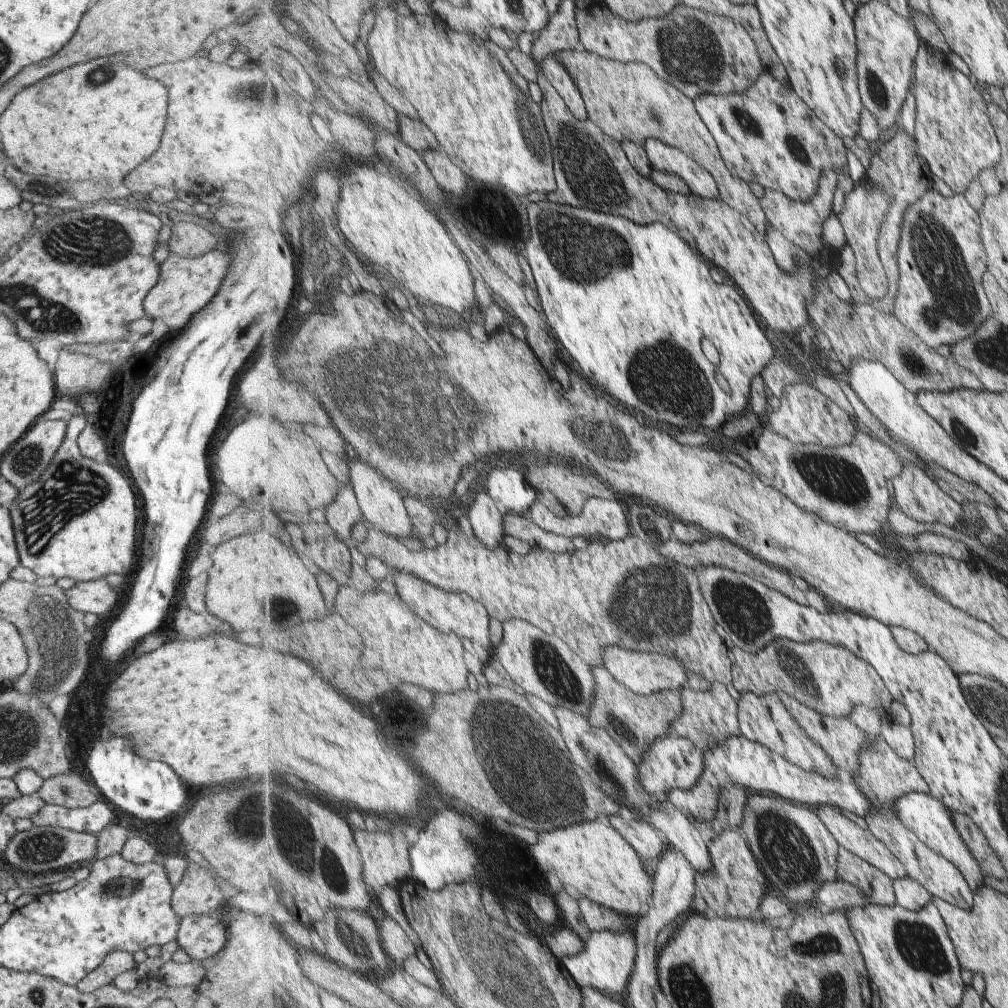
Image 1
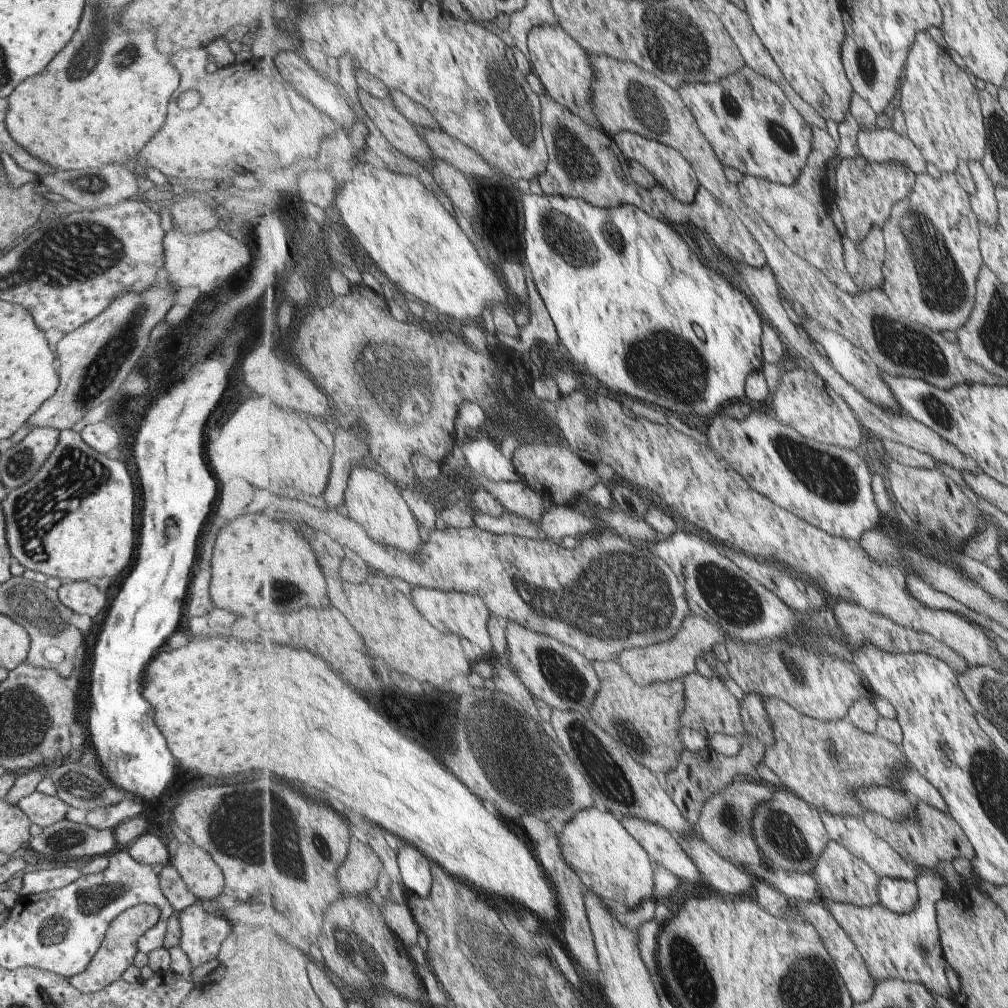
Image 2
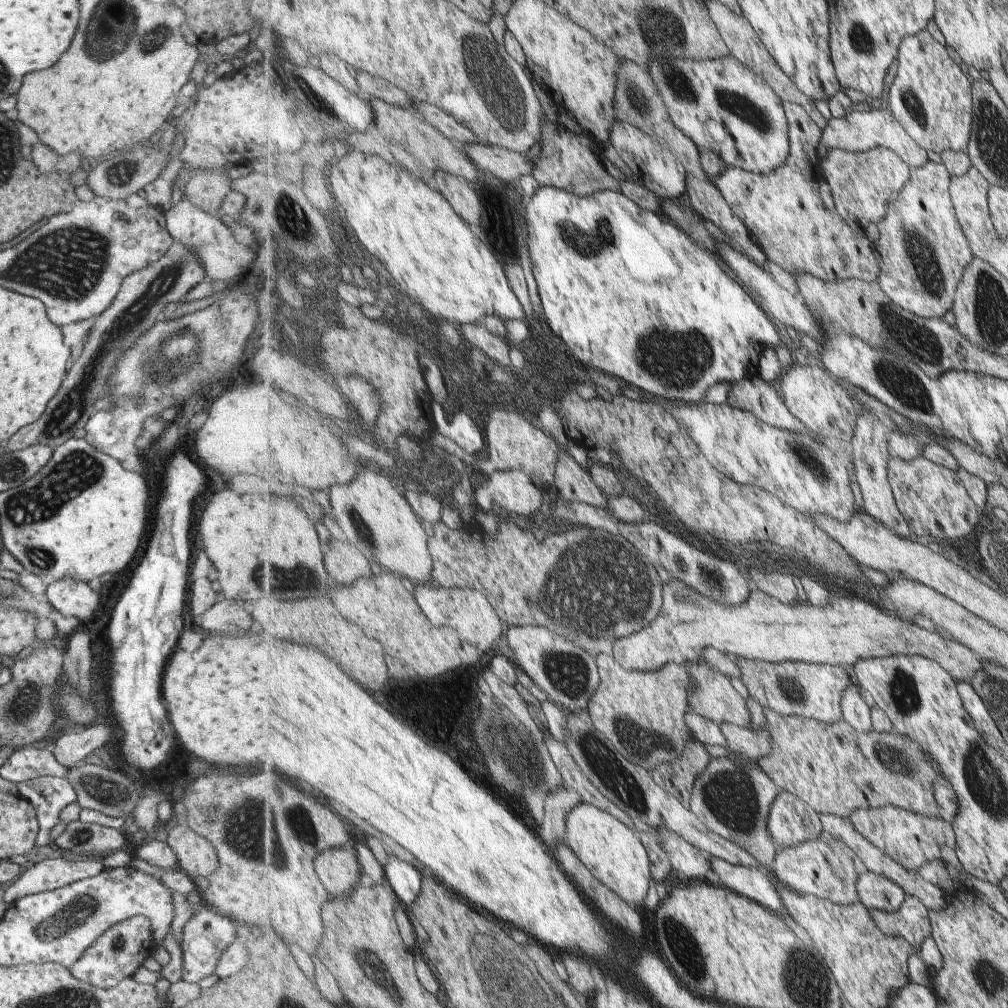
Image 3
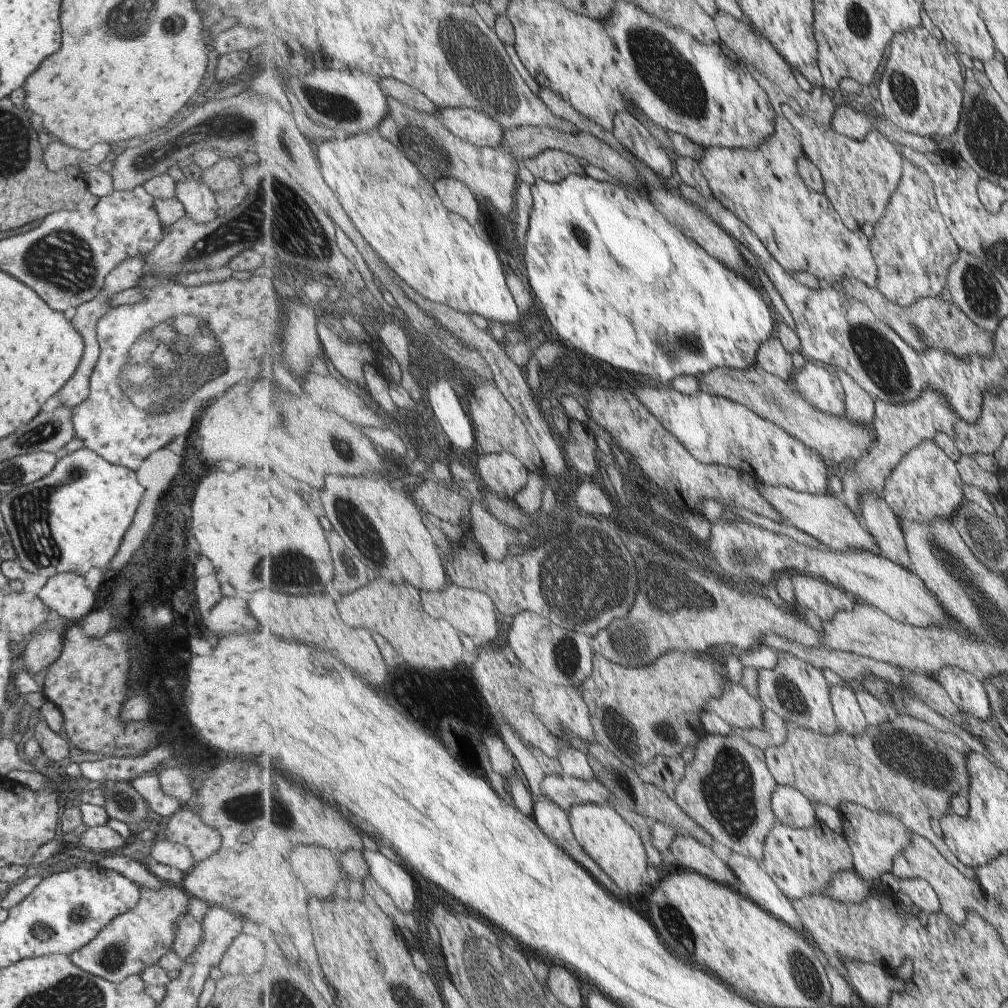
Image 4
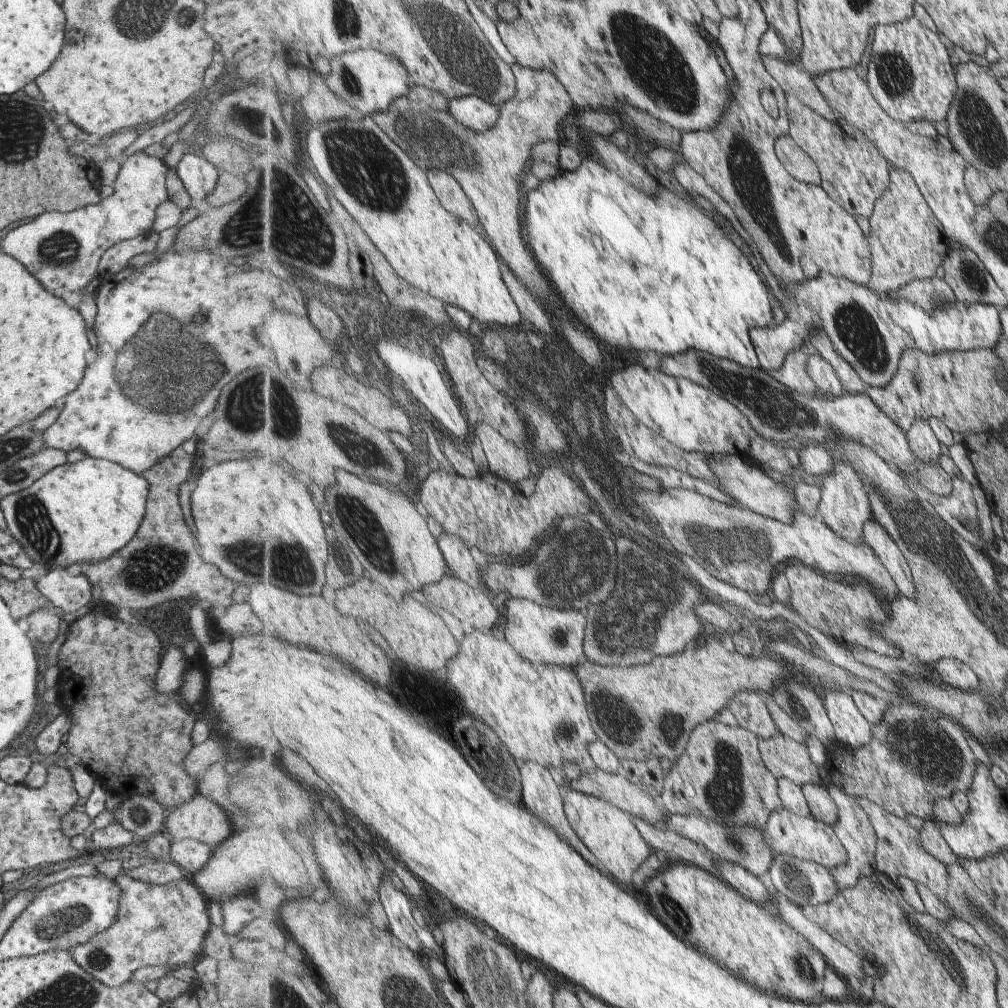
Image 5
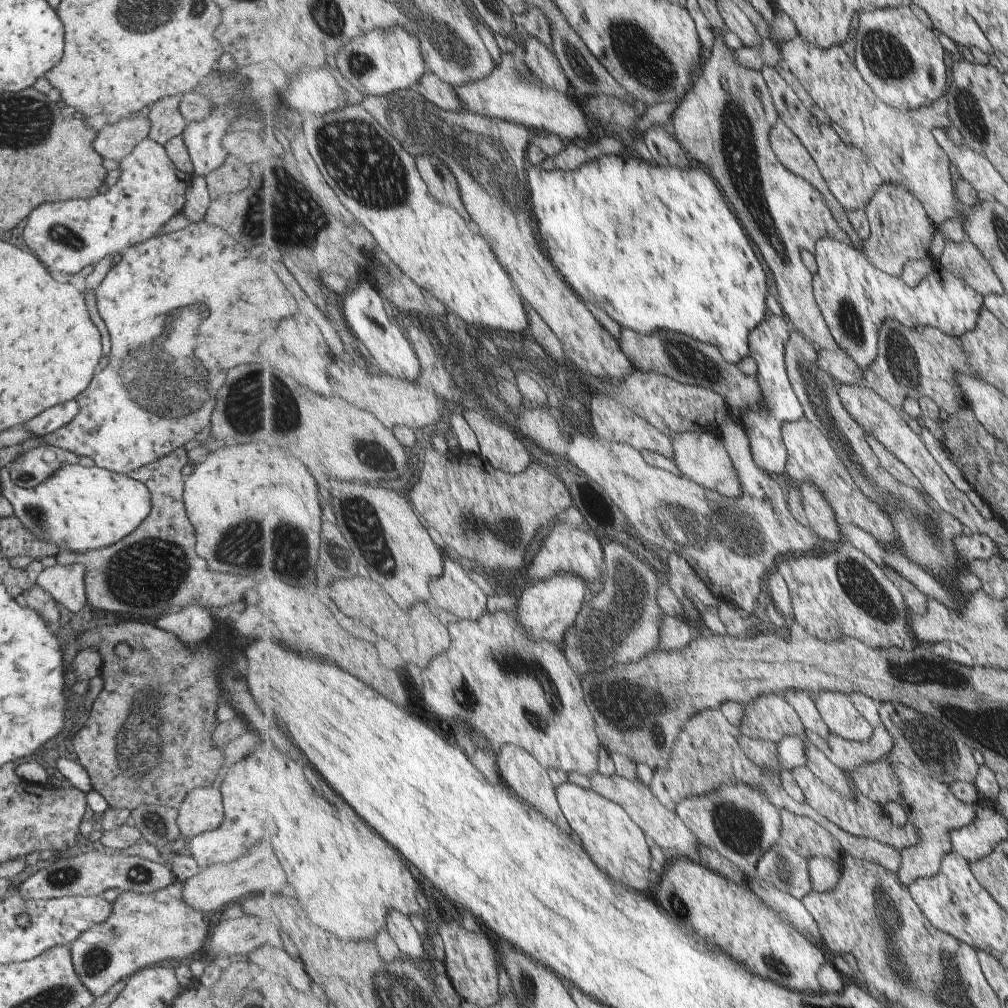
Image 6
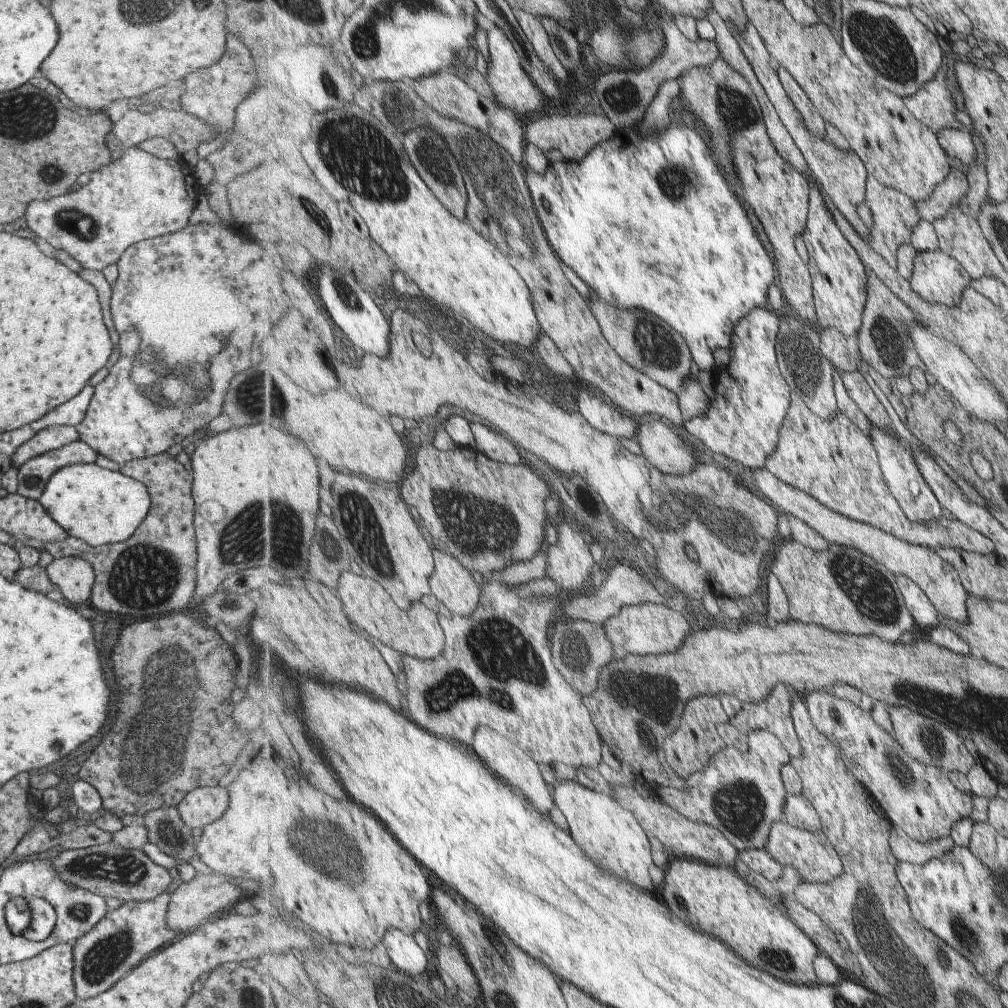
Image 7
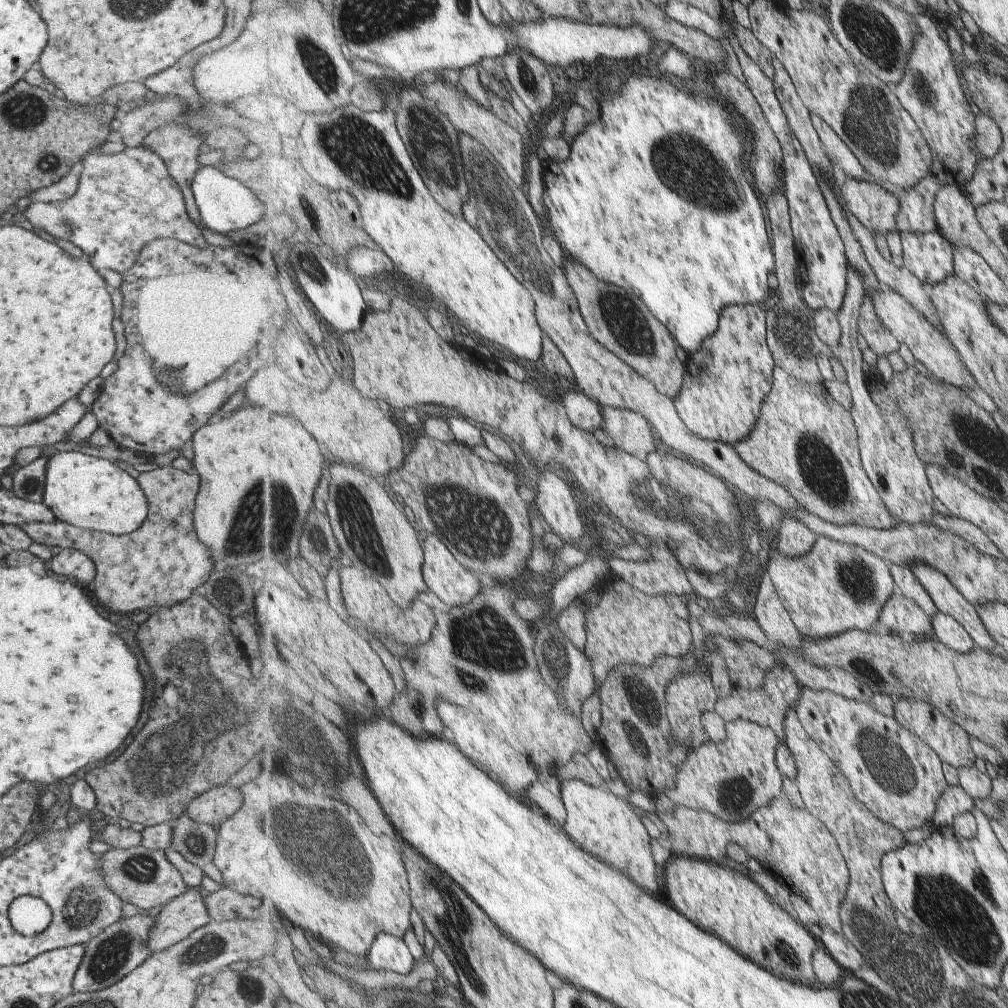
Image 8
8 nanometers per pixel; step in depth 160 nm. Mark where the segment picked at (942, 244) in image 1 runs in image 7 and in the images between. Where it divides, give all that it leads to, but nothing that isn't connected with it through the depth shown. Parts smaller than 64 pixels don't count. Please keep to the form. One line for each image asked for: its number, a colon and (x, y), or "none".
2: (931, 238)
3: (923, 251)
4: (914, 250)
5: (905, 238)
6: (901, 229)
7: (895, 215)

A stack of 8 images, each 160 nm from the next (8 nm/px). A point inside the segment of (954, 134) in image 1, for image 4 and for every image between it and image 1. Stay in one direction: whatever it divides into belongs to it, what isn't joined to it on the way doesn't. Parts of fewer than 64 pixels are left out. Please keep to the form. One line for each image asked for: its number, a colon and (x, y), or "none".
2: (940, 104)
3: (930, 96)
4: (920, 89)

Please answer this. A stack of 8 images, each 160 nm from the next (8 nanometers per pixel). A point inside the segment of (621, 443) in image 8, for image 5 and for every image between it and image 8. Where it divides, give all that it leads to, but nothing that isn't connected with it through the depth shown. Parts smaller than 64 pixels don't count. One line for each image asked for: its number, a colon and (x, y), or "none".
5: (749, 485)
6: (701, 457)
7: (660, 444)

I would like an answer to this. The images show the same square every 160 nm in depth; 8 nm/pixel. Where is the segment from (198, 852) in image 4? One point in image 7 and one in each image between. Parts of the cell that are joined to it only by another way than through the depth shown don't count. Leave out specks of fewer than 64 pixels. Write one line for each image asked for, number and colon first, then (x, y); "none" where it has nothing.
5: (198, 819)
6: (200, 811)
7: (201, 806)

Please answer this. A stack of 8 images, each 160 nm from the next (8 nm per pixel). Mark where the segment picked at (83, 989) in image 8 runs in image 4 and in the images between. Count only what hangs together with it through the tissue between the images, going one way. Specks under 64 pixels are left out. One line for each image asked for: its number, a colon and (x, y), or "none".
4: (134, 940)
5: (160, 924)
6: (143, 930)
7: (126, 935)

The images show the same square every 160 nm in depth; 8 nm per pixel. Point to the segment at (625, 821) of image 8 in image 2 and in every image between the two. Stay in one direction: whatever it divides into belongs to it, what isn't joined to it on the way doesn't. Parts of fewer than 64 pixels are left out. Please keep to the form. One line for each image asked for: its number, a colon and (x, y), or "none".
2: (610, 861)
3: (612, 852)
4: (613, 843)
5: (605, 829)
6: (612, 838)
7: (608, 831)

